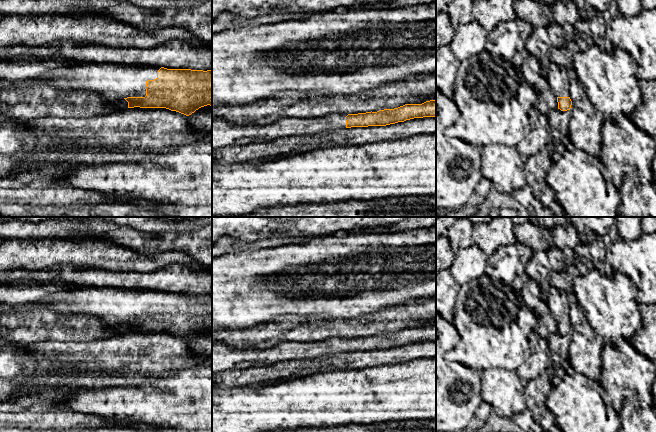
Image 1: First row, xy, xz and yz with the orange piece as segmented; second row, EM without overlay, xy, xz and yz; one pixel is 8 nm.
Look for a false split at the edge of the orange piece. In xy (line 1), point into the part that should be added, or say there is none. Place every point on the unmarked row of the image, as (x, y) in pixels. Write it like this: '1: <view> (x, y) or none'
1: xy (114, 306)

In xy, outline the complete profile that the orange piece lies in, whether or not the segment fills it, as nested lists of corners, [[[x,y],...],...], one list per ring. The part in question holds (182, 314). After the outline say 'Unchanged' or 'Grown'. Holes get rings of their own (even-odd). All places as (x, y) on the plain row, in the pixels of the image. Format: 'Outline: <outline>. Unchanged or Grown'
Outline: [[[86,287],[53,294],[37,303],[6,306],[4,311],[30,311],[41,306],[56,313],[95,315],[102,319],[105,326],[114,329],[125,323],[128,326],[128,332],[166,332],[189,340],[201,331],[212,330],[212,294]]]. Grown

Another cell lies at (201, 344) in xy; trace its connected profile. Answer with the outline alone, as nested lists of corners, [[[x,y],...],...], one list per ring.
[[[207,329],[201,331],[187,341],[191,350],[198,357],[207,357],[212,359],[212,330]]]

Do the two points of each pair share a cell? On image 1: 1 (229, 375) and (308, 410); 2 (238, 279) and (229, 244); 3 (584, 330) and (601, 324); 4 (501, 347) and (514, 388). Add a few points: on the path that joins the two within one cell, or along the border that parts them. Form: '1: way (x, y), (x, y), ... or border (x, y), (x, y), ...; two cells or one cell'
1: border (281, 382), (267, 384), (258, 388), (235, 386); two cells
2: border (254, 249), (248, 252), (224, 253), (222, 255); two cells
3: border (581, 306), (587, 322), (603, 340); two cells
4: border (484, 370), (488, 368), (506, 368), (516, 371); two cells

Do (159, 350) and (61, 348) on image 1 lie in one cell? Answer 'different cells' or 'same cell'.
same cell

